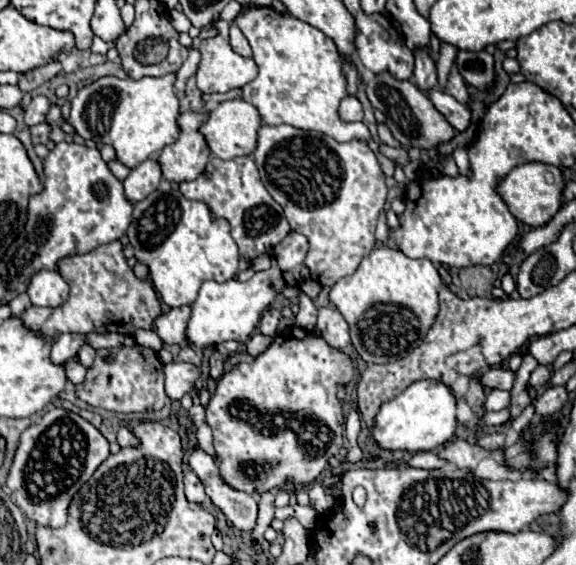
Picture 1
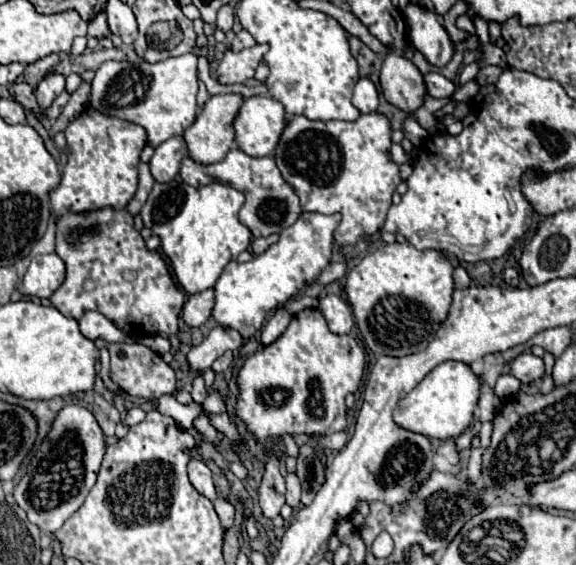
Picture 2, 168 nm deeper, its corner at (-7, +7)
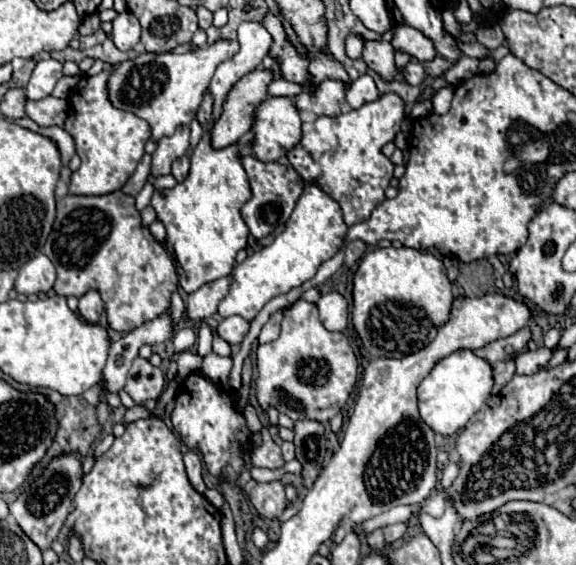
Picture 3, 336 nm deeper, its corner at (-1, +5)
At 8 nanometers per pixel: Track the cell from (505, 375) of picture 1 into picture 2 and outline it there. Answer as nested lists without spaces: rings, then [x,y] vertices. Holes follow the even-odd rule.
[[[521,353],[511,361],[511,375],[515,375],[521,383],[535,383],[545,373],[545,365],[541,357],[535,357],[533,353]]]

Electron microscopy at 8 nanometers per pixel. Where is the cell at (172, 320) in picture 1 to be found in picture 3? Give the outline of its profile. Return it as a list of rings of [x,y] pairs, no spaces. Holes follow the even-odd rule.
[[[221,277],[217,281],[211,281],[211,283],[203,285],[195,293],[191,293],[185,301],[187,317],[191,321],[209,319],[217,311],[217,305],[219,305],[221,297],[225,297],[227,289],[229,289],[229,277]]]

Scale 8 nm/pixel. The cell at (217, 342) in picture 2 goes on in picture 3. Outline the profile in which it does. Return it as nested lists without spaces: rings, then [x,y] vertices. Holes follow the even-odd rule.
[[[227,317],[217,325],[217,335],[225,339],[229,345],[239,345],[249,331],[249,323],[243,317]]]

